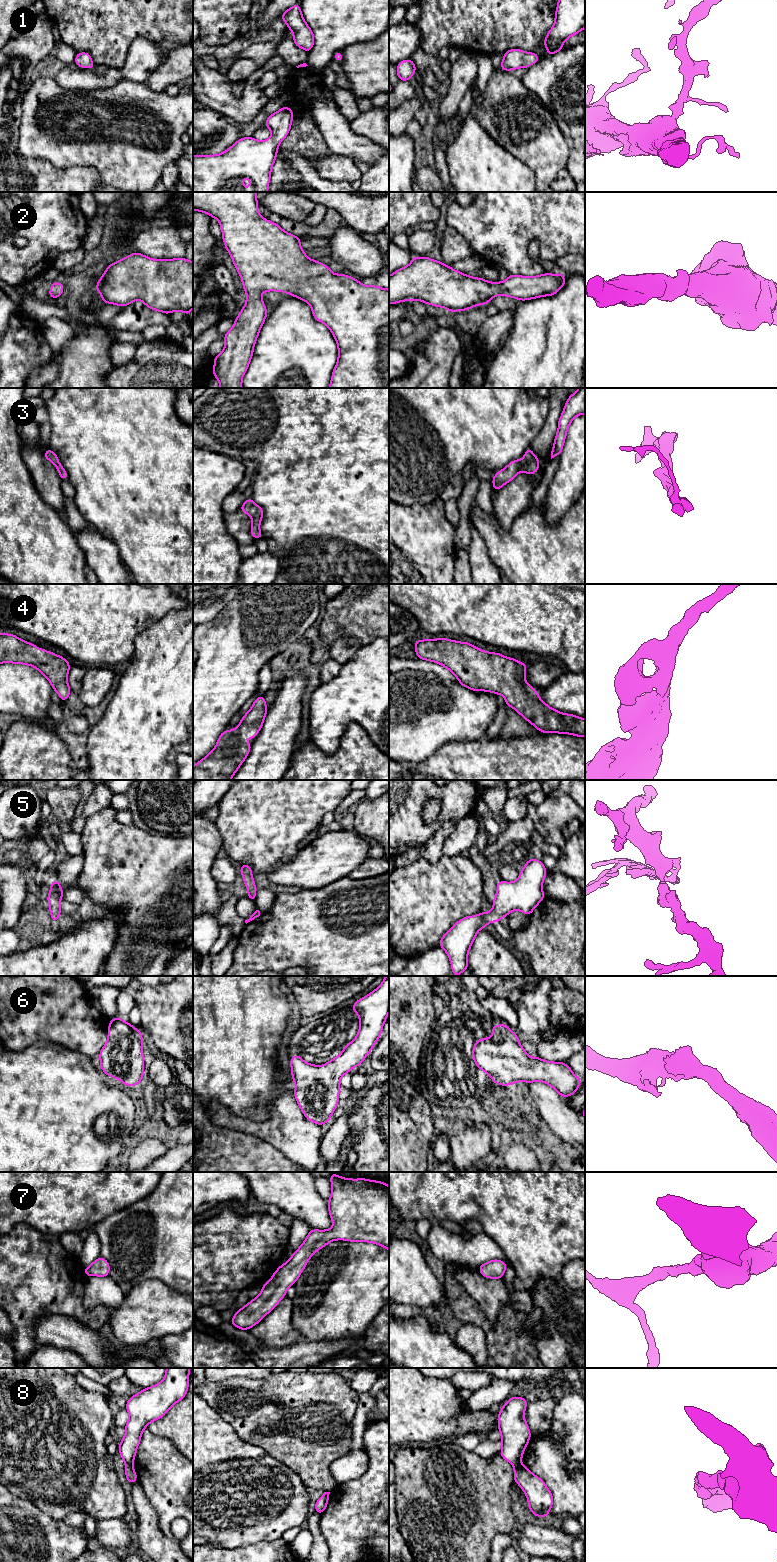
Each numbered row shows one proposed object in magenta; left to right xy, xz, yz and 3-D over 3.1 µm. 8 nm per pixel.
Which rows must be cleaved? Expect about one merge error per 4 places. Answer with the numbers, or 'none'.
8

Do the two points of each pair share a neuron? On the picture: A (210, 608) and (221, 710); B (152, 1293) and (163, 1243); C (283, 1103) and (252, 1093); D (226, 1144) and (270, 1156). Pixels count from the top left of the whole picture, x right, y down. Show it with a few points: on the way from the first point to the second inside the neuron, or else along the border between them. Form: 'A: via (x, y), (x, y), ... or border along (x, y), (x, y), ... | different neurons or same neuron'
A: border along (228, 602), (214, 617), (203, 623) | different neurons
B: border along (133, 1285), (145, 1280), (158, 1279), (176, 1290) | different neurons
C: border along (292, 1091), (282, 1088), (261, 1120) | different neurons
D: via (237, 1155), (259, 1156) | same neuron

